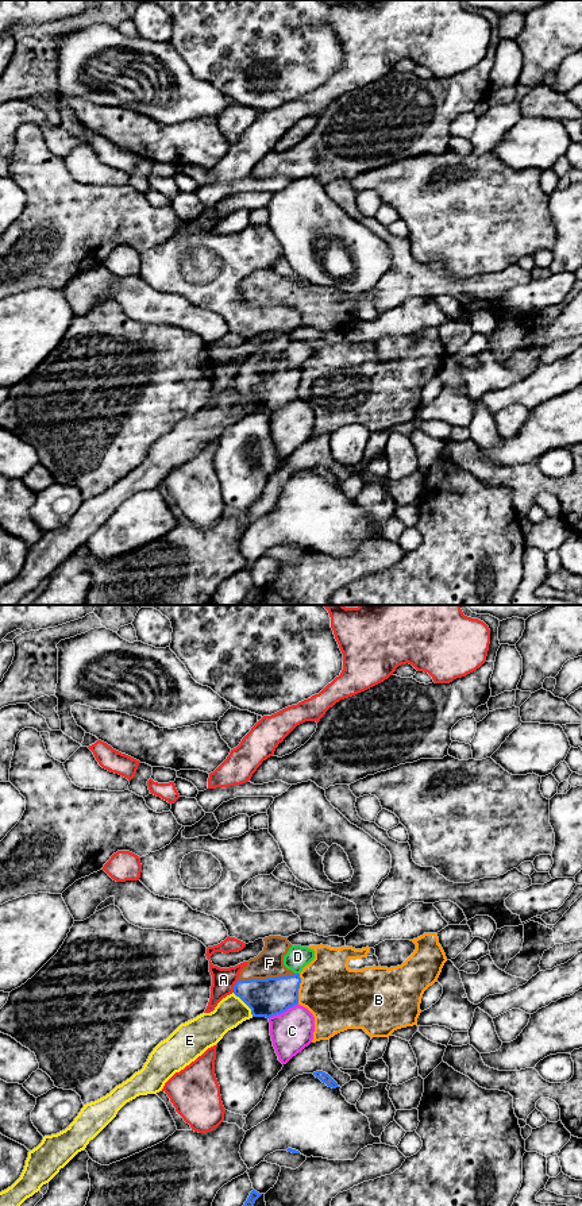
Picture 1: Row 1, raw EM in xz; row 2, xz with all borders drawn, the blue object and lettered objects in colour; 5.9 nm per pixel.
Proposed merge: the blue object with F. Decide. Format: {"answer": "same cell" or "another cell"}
{"answer": "same cell"}

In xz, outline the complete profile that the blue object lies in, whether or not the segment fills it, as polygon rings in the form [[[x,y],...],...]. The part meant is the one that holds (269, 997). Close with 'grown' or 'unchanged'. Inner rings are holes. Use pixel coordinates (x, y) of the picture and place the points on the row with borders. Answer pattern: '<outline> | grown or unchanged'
[[[269,936],[263,939],[263,951],[240,971],[234,986],[234,994],[239,997],[250,1009],[253,1017],[266,1017],[281,1014],[298,1003],[300,974],[294,974],[284,966],[284,956],[292,944],[286,937]]] | grown

